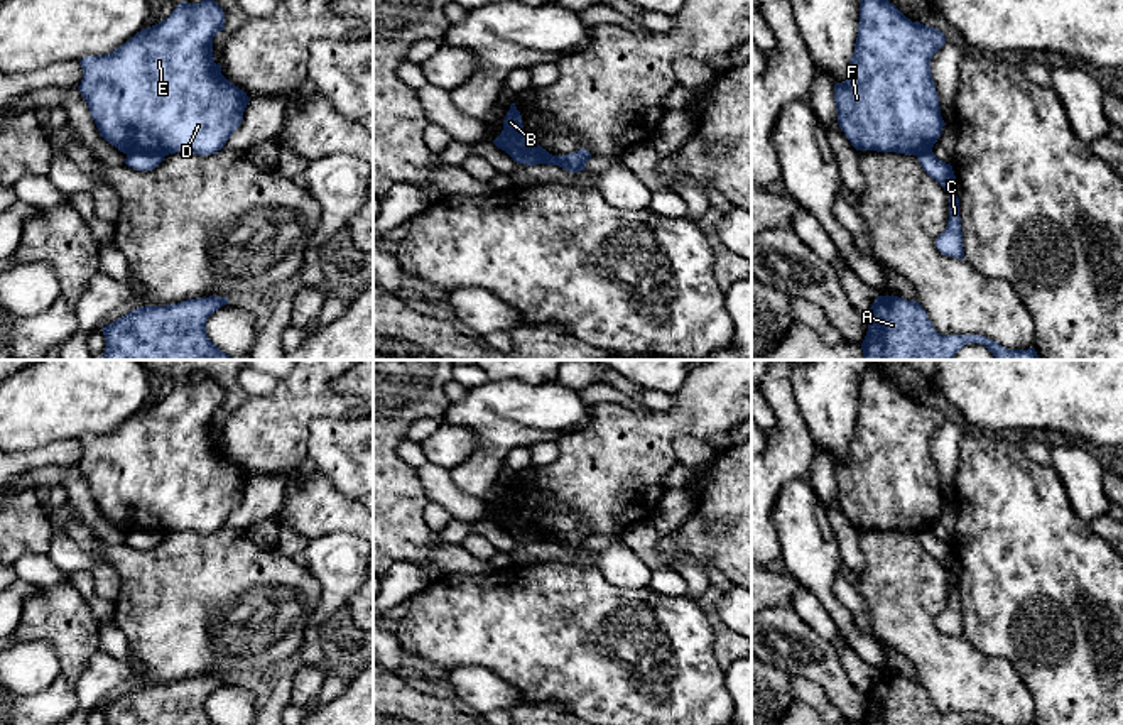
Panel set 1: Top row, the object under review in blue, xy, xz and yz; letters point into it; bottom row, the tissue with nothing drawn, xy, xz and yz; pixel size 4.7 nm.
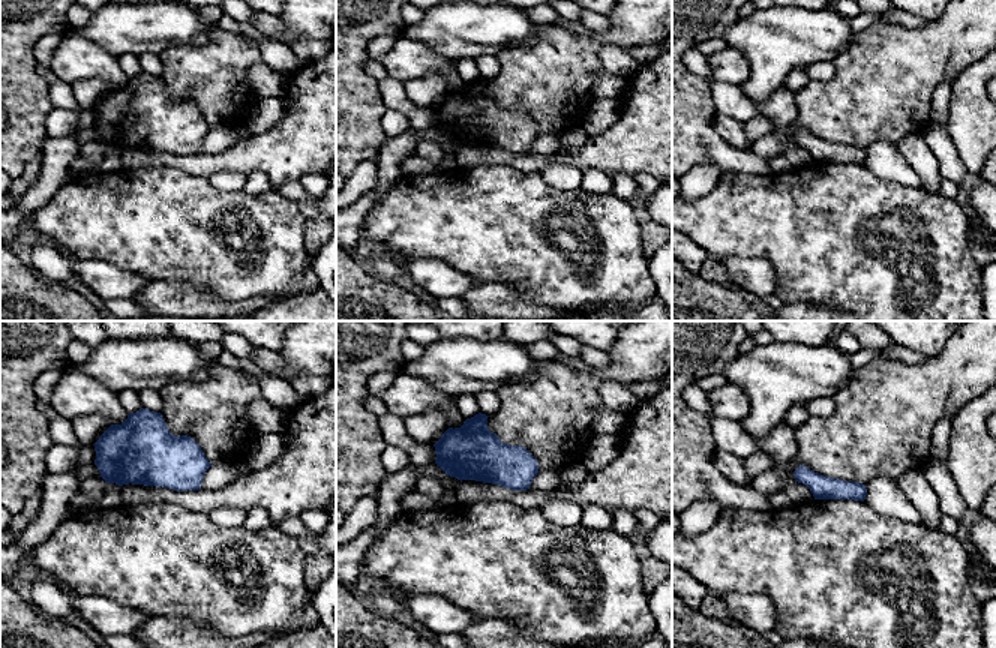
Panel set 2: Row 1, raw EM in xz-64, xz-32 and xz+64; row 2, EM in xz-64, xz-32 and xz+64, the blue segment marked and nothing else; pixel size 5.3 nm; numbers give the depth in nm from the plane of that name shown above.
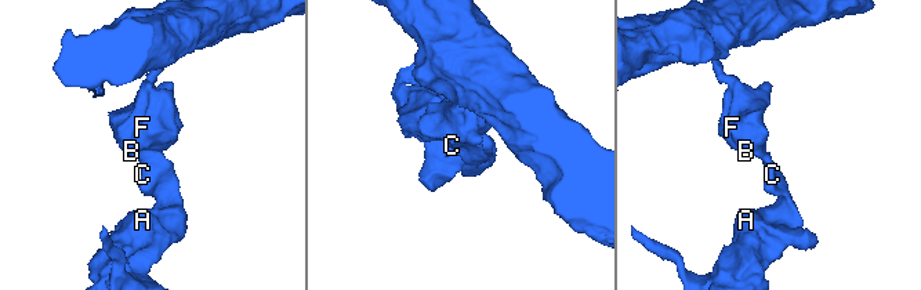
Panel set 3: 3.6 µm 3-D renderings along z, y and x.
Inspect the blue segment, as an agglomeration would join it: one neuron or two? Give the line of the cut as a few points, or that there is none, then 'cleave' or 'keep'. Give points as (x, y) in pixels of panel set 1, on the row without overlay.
cut in xz along (505, 528), (526, 523), (580, 550); cleave

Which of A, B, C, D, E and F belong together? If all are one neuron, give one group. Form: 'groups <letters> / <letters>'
groups A C / B D E F

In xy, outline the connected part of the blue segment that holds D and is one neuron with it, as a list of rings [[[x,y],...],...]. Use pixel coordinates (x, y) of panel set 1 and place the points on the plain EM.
[[[206,375],[199,382],[181,380],[162,401],[142,407],[105,434],[84,434],[78,465],[100,514],[123,532],[162,534],[221,529],[240,505],[250,480],[247,472],[221,453],[213,436],[213,416],[225,407],[223,387]]]

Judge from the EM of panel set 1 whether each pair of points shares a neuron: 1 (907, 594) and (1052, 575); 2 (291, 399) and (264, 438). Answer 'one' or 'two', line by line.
1: two
2: one

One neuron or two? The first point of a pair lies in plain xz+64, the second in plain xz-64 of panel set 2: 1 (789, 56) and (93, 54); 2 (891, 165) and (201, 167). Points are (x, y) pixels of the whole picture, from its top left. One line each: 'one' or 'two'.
1: two
2: two

